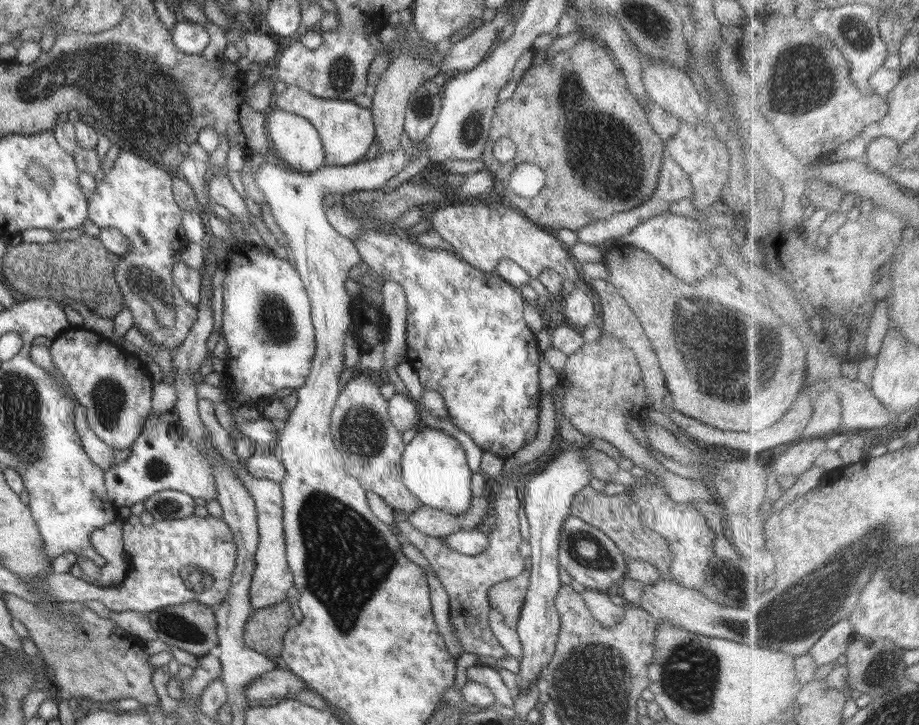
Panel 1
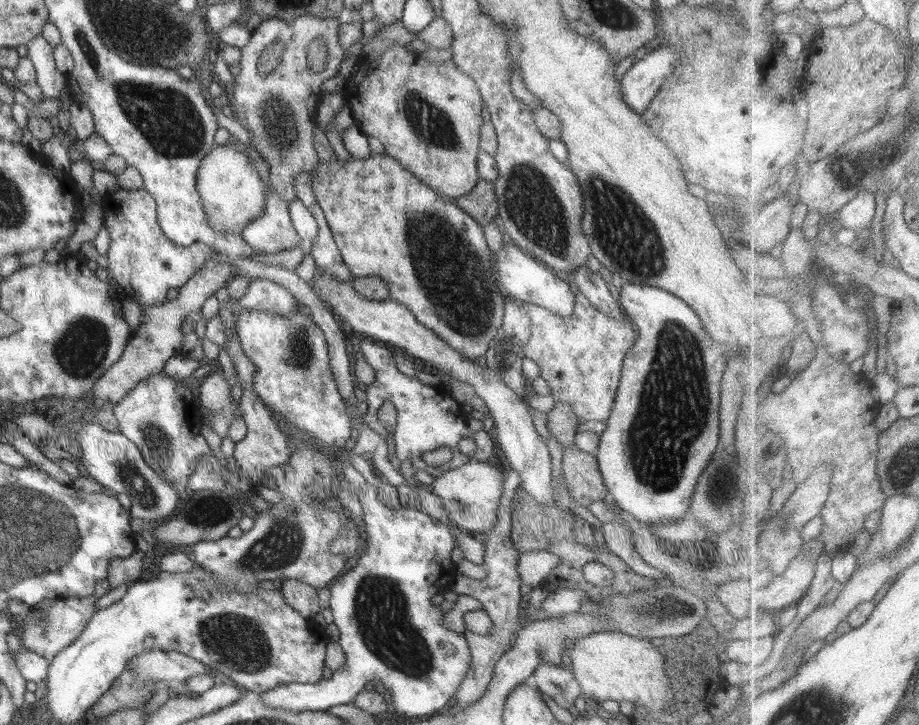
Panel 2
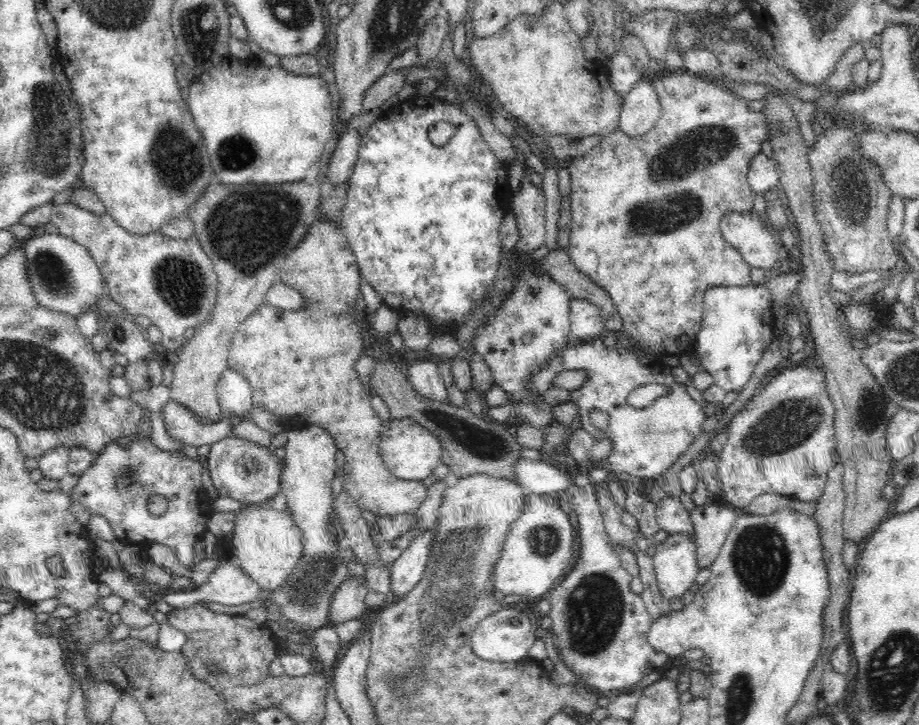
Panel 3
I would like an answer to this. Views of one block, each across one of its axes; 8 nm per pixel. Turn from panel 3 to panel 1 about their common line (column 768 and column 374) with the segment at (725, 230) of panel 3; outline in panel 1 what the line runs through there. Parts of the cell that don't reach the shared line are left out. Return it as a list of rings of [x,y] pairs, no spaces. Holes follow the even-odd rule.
[[[359,227],[353,236],[356,239],[355,247],[358,249],[362,260],[368,264],[370,272],[380,276],[381,281],[393,280],[404,289],[407,298],[407,363],[412,366],[414,372],[419,376],[423,389],[442,395],[442,400],[446,404],[448,418],[451,422],[458,426],[462,432],[466,432],[472,438],[472,441],[480,446],[484,452],[491,452],[500,458],[512,457],[518,450],[532,442],[536,438],[539,429],[540,416],[538,414],[540,414],[541,406],[539,398],[539,368],[540,356],[543,354],[538,348],[536,335],[527,327],[524,320],[523,310],[526,300],[522,297],[521,291],[508,284],[502,277],[474,268],[456,253],[420,246],[417,241],[405,236],[404,233],[396,228],[394,234],[386,234],[386,232],[372,231],[371,229],[365,230]]]

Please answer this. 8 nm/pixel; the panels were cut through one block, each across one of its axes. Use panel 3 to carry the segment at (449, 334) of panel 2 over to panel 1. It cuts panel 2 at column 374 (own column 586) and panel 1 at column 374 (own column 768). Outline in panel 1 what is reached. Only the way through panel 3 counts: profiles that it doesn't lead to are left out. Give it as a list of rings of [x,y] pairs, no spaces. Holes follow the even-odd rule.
[[[287,85],[284,92],[274,94],[274,106],[280,110],[307,118],[321,136],[326,165],[346,167],[362,161],[375,140],[375,124],[369,108],[349,100],[328,100],[316,98],[298,86]]]

